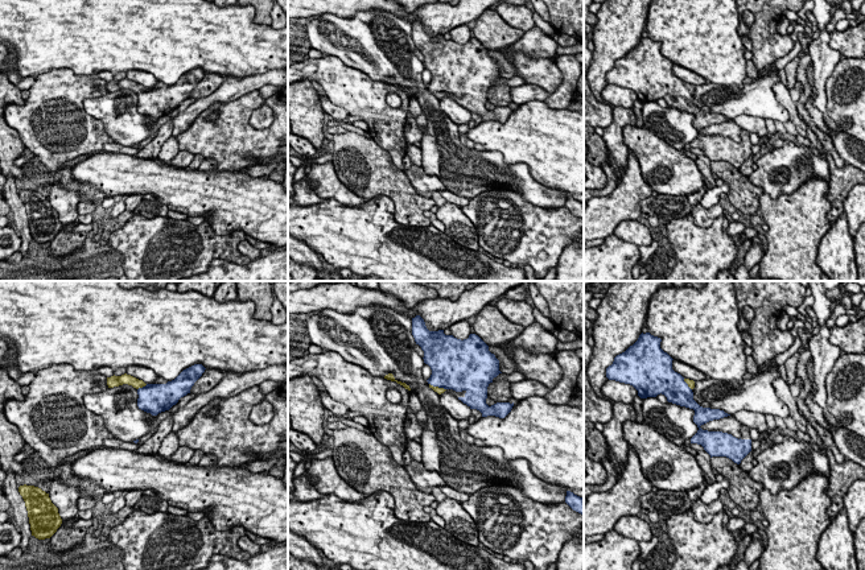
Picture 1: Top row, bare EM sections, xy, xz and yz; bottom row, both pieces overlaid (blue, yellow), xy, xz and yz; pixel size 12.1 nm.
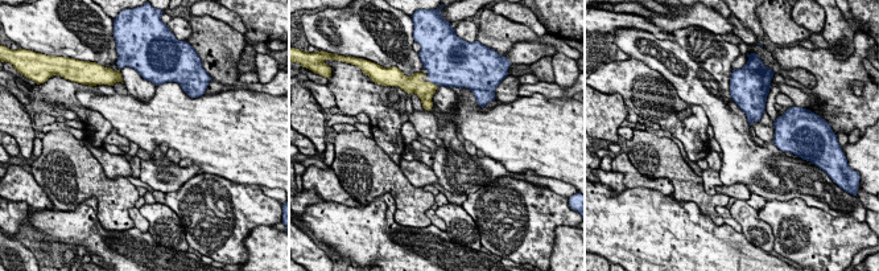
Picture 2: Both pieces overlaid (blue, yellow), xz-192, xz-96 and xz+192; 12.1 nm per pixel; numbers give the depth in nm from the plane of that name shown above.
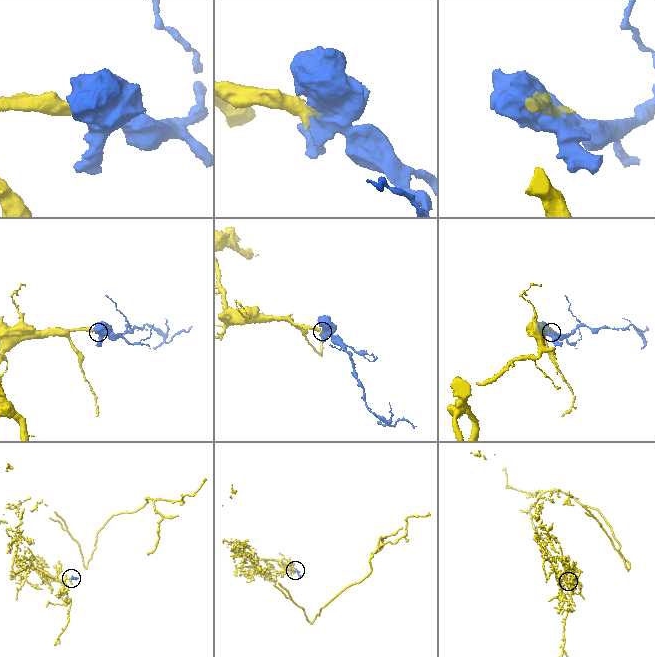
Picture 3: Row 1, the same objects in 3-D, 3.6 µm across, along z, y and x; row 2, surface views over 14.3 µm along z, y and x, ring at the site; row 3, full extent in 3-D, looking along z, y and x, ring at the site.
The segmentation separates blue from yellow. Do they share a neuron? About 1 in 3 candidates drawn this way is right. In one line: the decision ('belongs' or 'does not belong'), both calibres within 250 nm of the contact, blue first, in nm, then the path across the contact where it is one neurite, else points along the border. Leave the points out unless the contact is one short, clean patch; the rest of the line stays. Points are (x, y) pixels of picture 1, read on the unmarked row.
belongs; 360 nm thick on the blue side, 130 nm on the other

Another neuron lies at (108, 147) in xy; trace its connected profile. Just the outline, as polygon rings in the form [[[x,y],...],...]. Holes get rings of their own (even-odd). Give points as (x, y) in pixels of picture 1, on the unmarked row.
[[[158,129],[153,135],[151,135],[148,139],[141,141],[137,148],[124,146],[124,145],[120,145],[120,144],[116,144],[116,142],[106,142],[104,146],[103,146],[103,152],[136,156],[139,153],[140,148],[144,148],[148,142],[151,142],[156,137],[157,132],[158,132]]]

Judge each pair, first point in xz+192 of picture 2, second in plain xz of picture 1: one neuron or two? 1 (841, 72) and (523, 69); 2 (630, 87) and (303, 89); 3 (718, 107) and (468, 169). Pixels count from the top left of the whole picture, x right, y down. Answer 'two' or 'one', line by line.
1: one
2: two
3: one

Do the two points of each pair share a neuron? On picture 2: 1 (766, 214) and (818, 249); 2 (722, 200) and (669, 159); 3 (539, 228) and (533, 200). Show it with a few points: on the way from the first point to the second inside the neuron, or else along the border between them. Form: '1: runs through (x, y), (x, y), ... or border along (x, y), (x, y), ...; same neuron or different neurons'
1: runs through (783, 214), (796, 214), (812, 228), (812, 232); same neuron
2: runs through (708, 200), (679, 173); same neuron
3: runs through (537, 221), (537, 206); same neuron

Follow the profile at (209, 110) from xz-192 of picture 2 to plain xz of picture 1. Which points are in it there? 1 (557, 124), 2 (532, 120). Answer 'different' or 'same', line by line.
1: same
2: same

